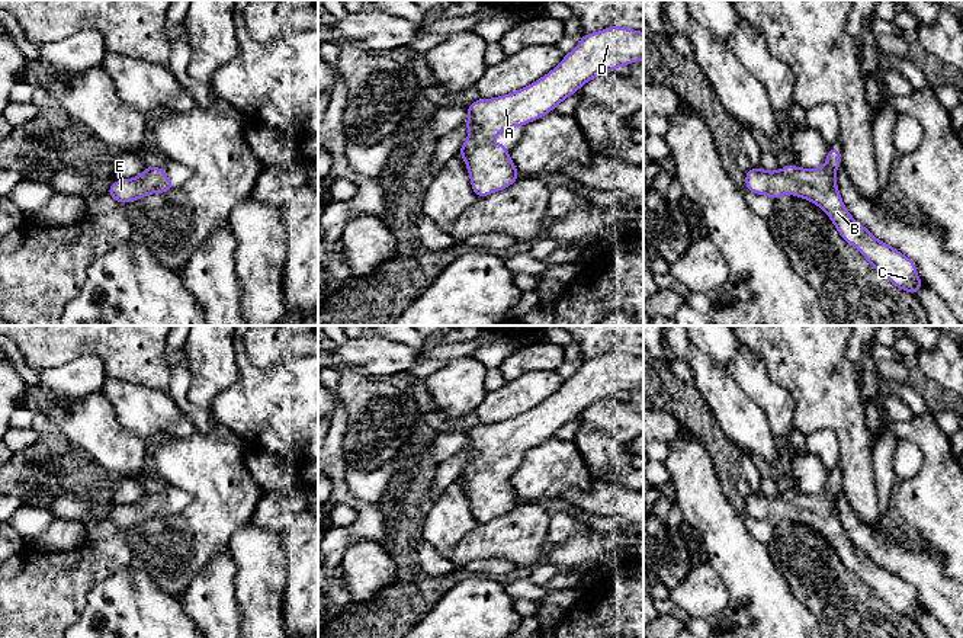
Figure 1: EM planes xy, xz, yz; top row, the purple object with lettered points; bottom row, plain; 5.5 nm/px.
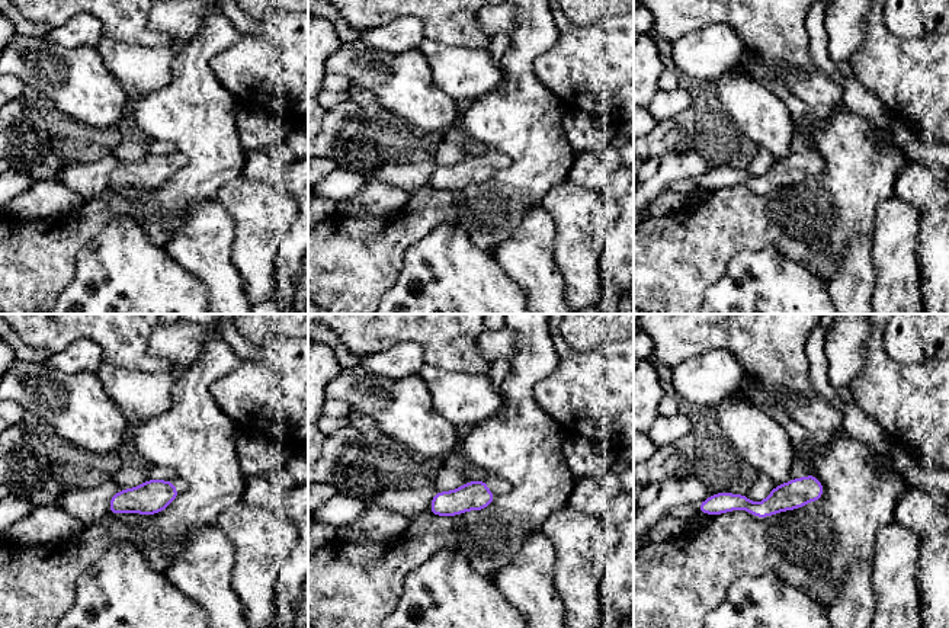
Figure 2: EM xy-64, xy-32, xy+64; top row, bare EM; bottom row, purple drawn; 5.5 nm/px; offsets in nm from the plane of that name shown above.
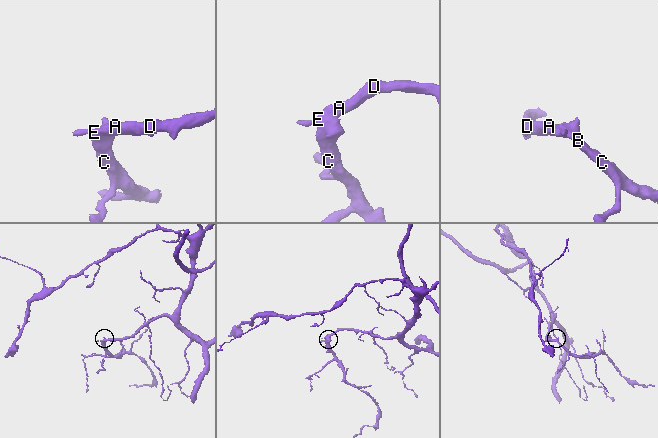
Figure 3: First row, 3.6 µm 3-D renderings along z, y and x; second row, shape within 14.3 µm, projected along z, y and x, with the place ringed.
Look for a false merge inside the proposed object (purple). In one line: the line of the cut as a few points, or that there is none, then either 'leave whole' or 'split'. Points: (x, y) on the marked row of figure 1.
no cut; leave whole

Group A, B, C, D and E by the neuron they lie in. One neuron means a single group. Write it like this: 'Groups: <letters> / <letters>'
Groups: A B C D E

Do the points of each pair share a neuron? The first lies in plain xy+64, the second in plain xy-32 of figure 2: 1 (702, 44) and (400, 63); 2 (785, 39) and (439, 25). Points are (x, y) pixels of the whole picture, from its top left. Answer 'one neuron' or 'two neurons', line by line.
1: two neurons
2: one neuron

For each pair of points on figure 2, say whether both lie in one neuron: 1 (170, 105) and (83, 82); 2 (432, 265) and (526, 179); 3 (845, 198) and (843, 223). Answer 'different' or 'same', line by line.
1: different
2: different
3: same

